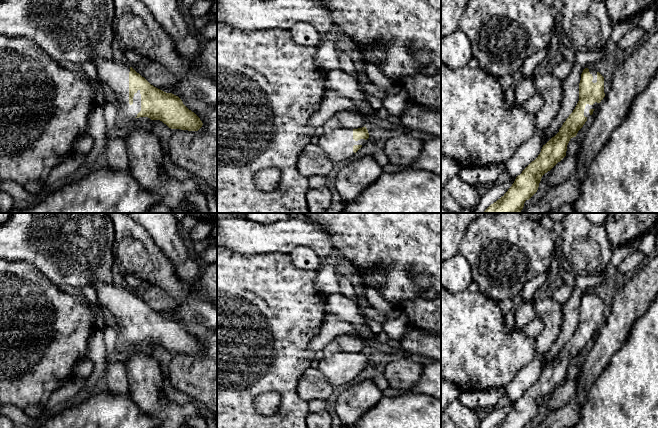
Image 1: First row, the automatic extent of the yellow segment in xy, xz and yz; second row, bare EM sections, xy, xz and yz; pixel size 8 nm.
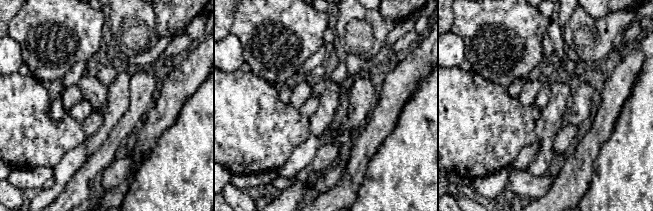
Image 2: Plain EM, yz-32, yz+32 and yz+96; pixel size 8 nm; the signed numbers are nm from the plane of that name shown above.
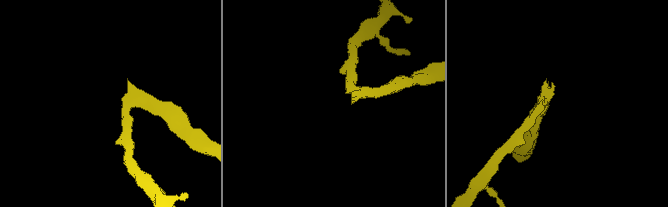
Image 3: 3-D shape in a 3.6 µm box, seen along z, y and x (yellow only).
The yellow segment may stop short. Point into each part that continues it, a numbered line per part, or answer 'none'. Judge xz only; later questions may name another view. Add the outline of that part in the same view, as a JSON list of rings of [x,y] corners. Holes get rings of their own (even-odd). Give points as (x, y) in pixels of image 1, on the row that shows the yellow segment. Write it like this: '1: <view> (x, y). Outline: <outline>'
1: xz (337, 145). Outline: [[[352,128],[333,129],[329,133],[324,133],[318,142],[325,156],[334,164],[345,161],[353,156],[354,145],[364,145],[365,139],[355,141],[353,139]]]

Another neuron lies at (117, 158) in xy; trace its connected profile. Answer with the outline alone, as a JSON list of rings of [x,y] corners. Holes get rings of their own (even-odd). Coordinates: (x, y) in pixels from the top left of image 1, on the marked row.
[[[109,138],[106,143],[106,160],[108,166],[118,171],[129,168],[126,142],[120,138]]]

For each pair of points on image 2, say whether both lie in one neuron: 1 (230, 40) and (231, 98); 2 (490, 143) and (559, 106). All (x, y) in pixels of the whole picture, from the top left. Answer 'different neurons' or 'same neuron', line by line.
1: different neurons
2: different neurons

